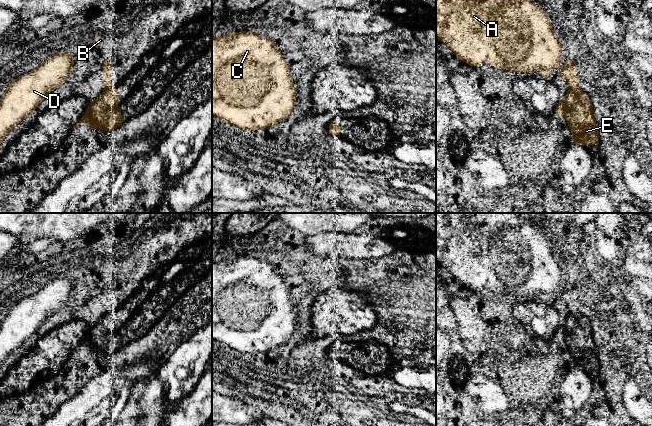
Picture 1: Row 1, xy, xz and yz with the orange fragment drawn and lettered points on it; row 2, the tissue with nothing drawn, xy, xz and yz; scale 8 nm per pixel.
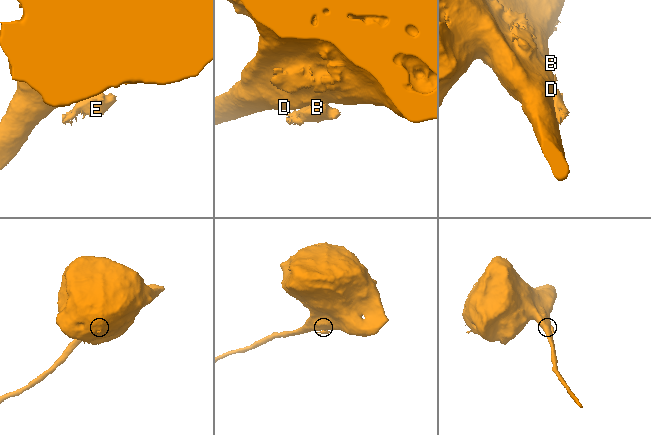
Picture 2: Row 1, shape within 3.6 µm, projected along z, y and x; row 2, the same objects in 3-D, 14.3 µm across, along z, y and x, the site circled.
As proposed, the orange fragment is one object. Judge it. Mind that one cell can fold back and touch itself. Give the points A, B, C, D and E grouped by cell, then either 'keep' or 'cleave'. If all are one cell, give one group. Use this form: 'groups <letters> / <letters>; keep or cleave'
groups A B C D / E; cleave

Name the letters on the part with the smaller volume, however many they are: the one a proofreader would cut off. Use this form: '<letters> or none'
E

